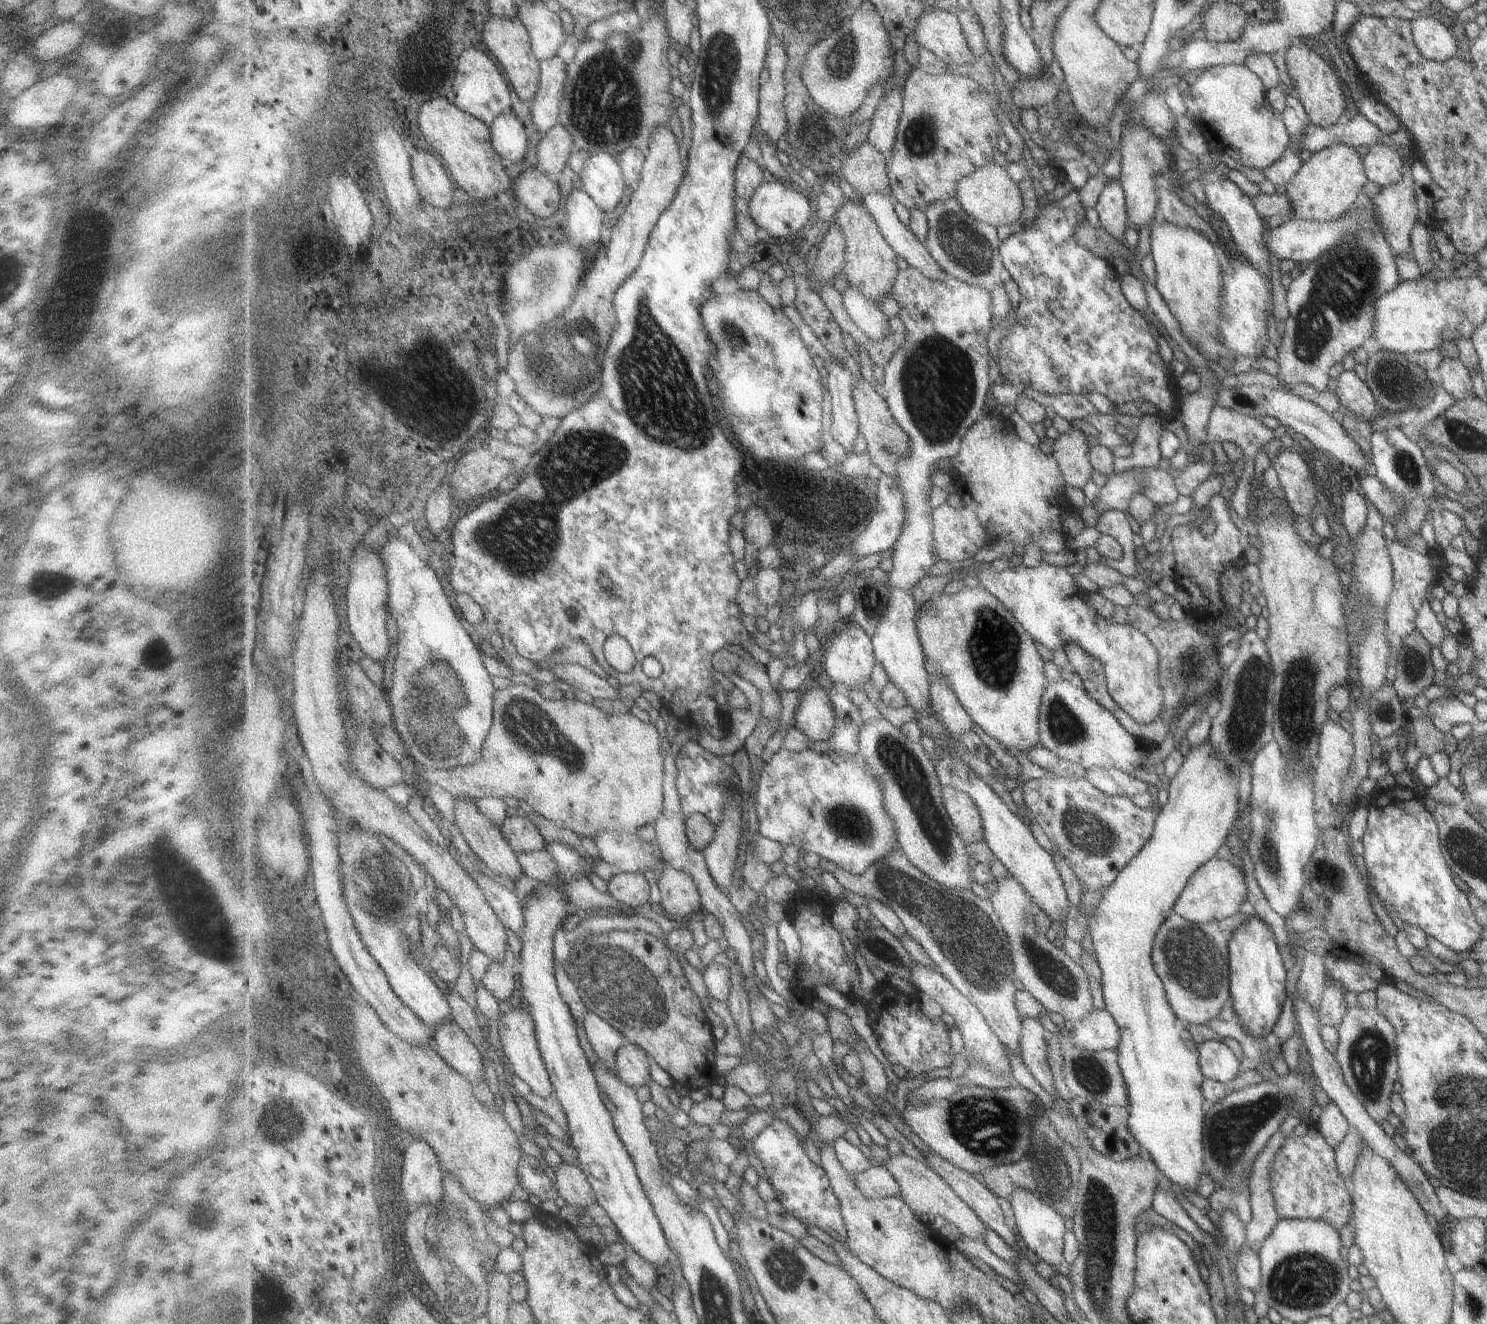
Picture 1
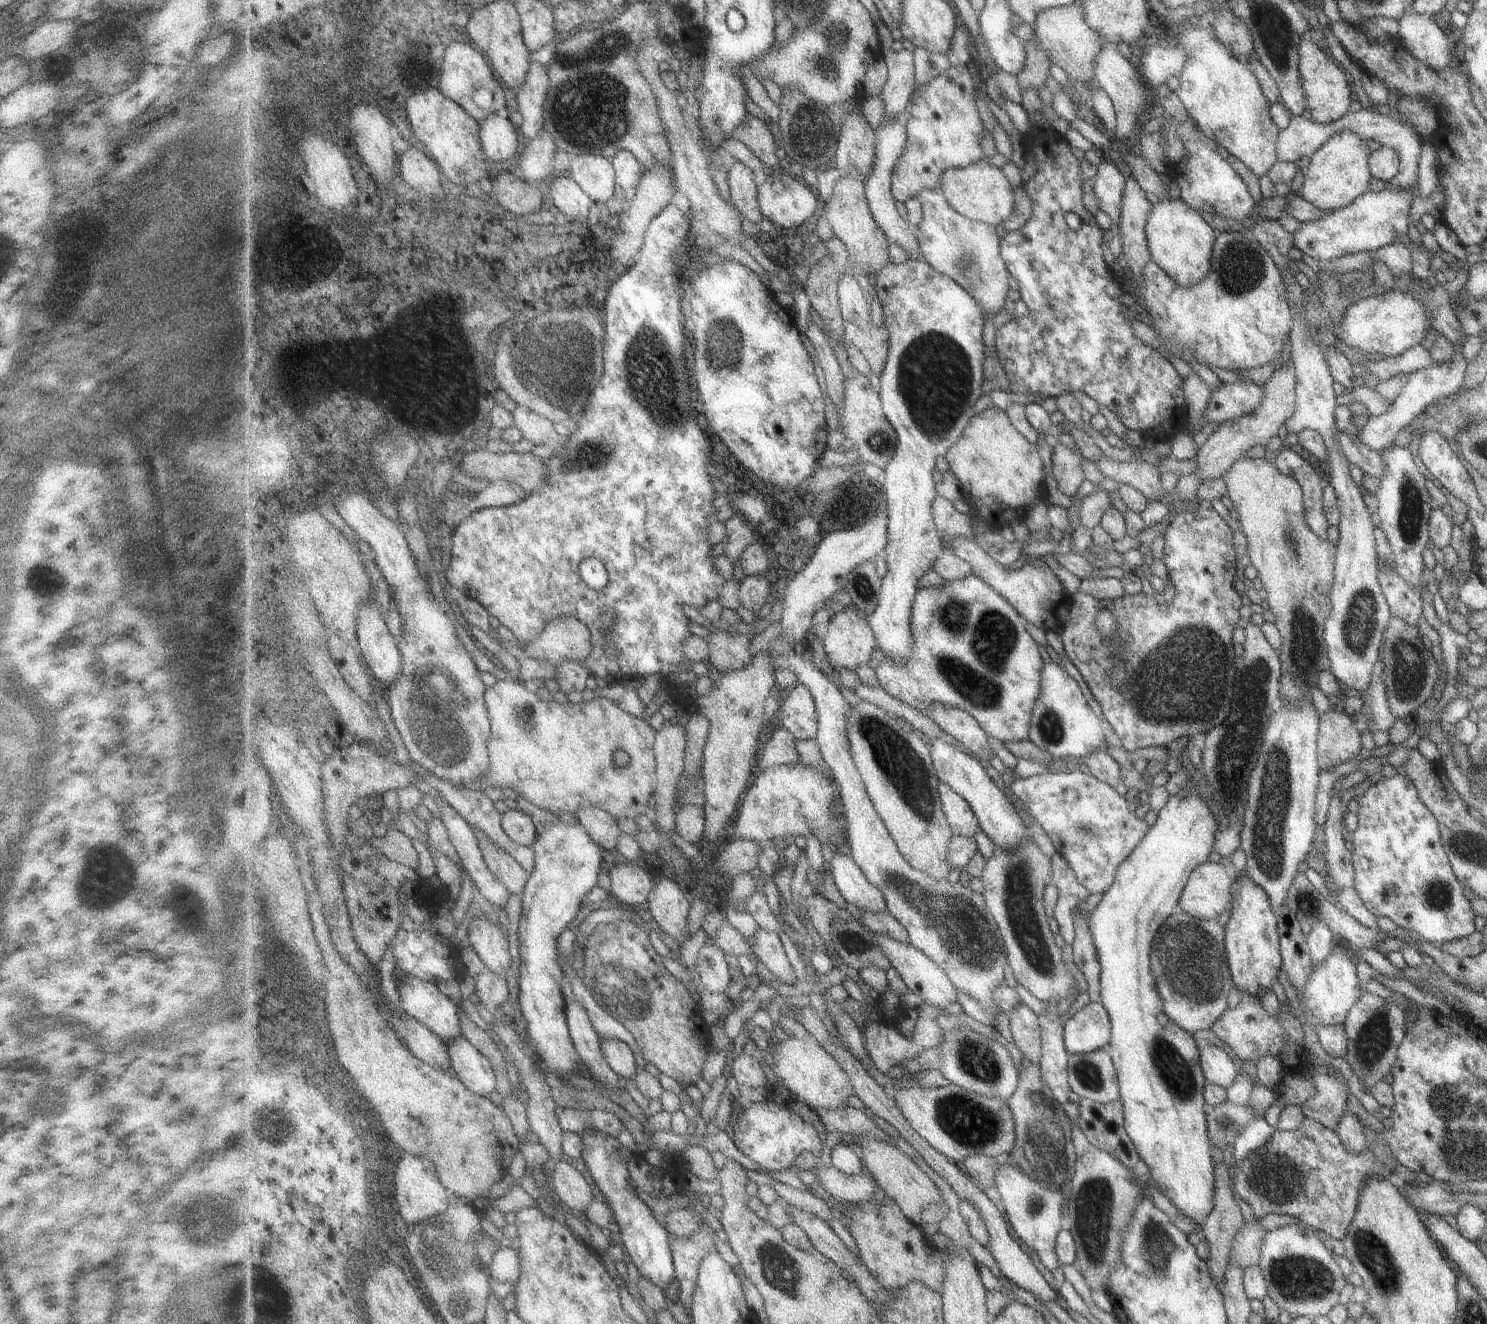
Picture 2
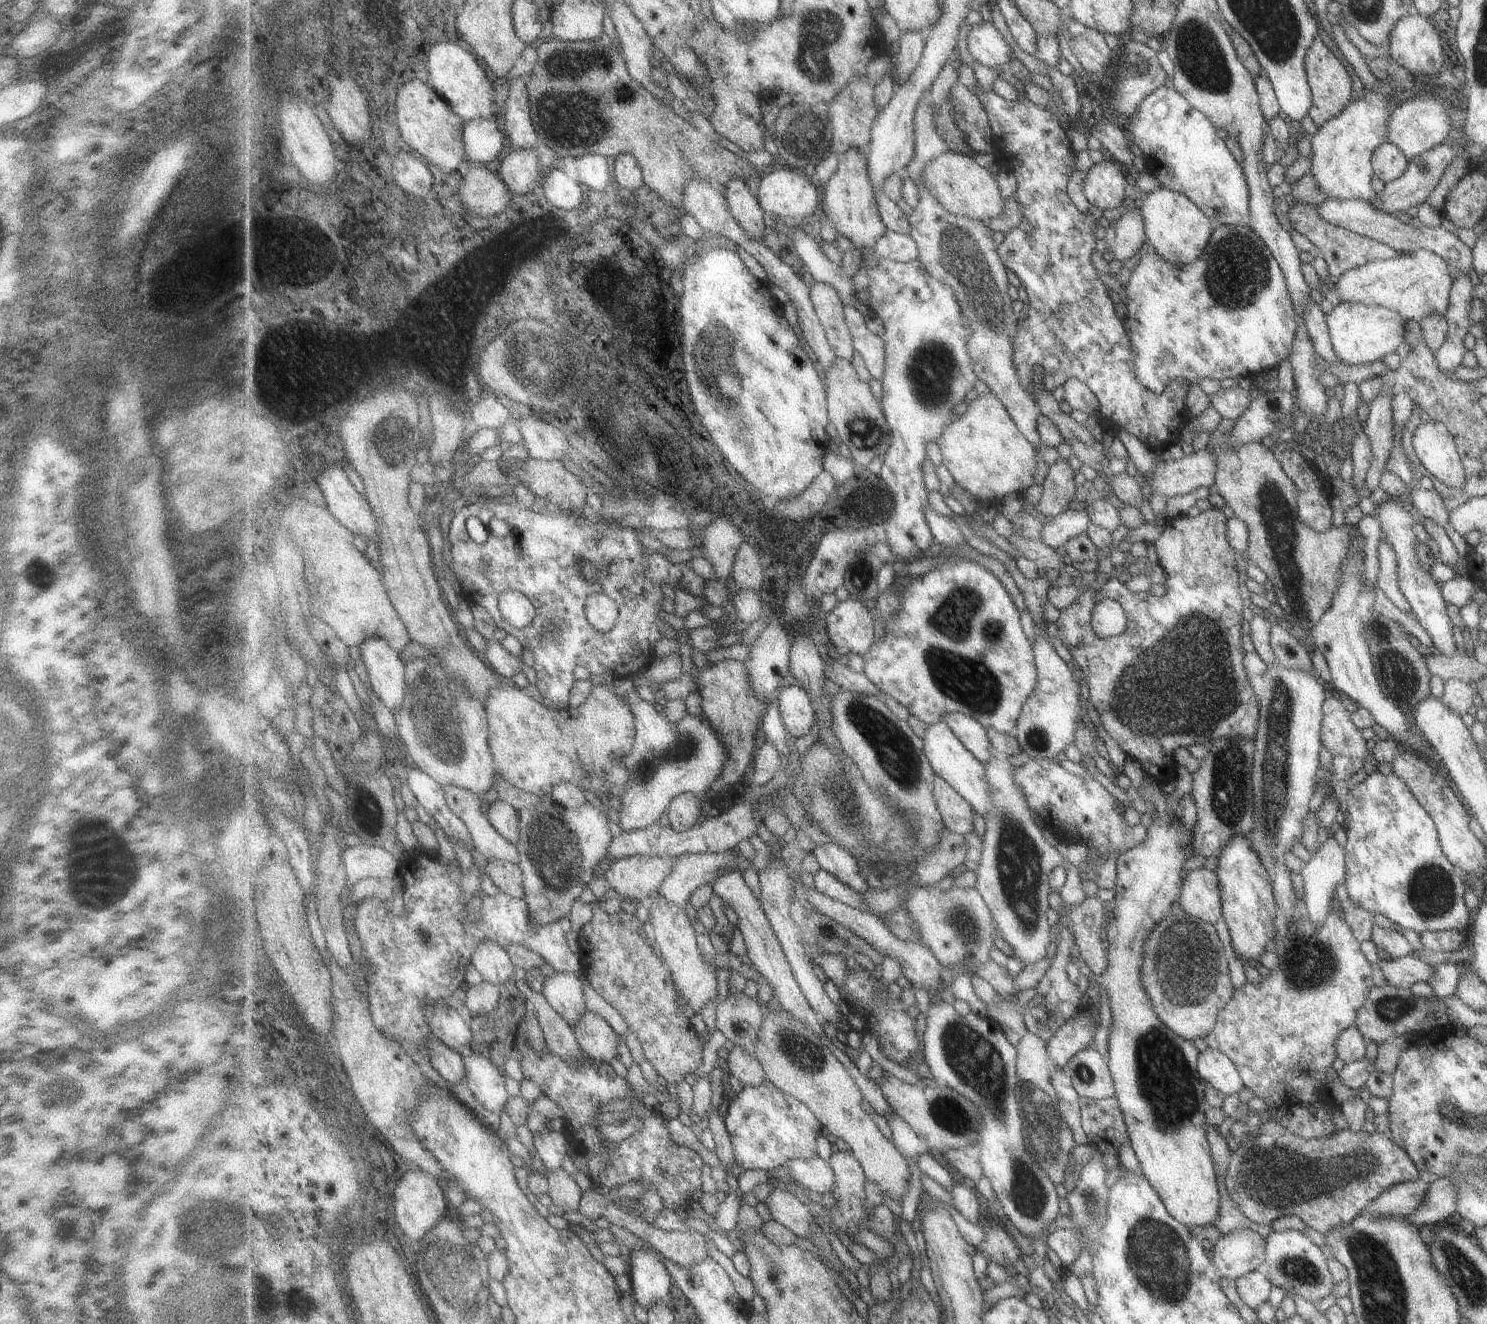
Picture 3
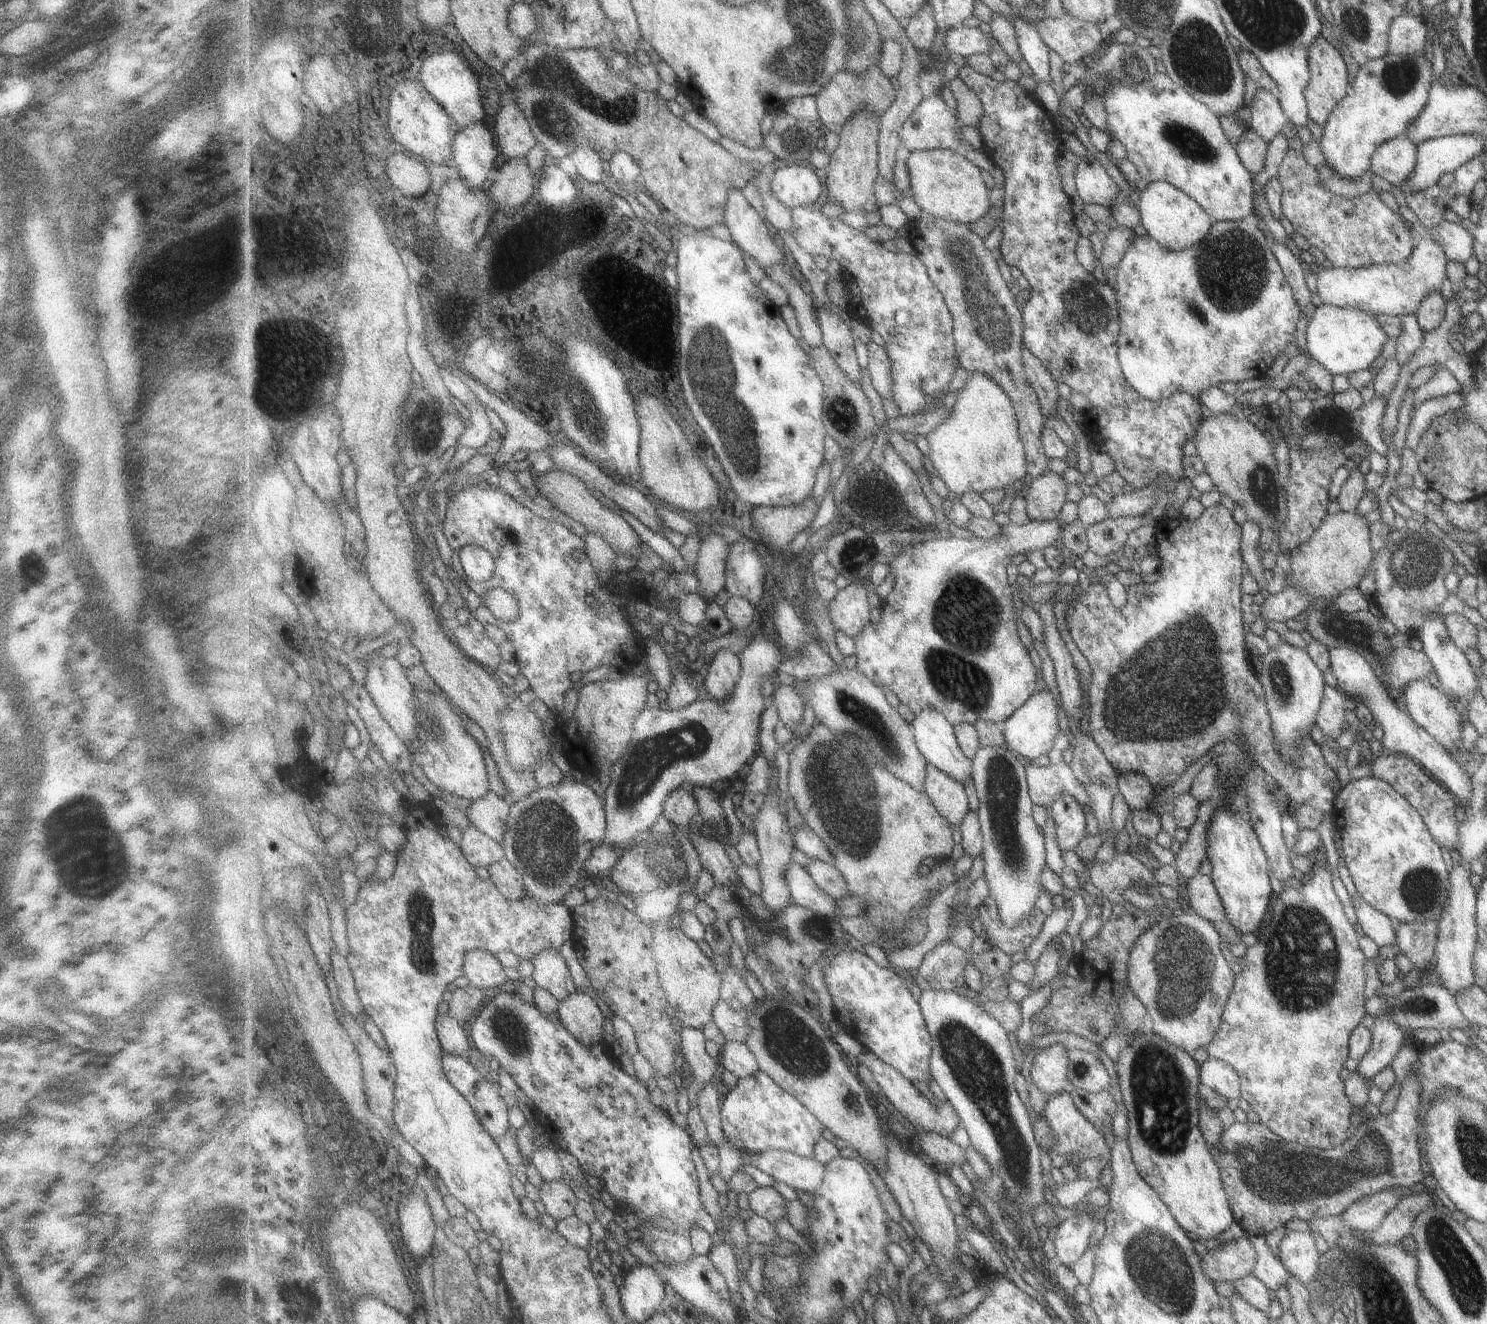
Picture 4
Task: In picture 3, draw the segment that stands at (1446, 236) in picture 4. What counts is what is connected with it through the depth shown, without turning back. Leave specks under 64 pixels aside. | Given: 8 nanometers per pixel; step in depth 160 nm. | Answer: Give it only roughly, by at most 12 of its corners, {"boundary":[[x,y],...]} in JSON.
{"boundary":[[1323,199],[1319,218],[1390,246],[1423,249],[1451,273],[1470,249],[1442,227],[1404,224],[1361,199]]}

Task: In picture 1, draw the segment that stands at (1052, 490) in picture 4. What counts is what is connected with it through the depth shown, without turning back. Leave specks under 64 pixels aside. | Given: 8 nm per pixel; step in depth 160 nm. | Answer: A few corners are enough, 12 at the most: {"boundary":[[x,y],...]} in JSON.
{"boundary":[[1077,428],[1053,442],[1067,484],[1085,488],[1092,440]]}

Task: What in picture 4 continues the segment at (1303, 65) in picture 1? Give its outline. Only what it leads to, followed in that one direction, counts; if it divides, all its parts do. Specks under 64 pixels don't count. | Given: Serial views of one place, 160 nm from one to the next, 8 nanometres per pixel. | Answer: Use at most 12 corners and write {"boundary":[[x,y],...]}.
{"boundary":[[1321,36],[1307,50],[1308,120],[1323,127],[1348,89],[1339,52]]}

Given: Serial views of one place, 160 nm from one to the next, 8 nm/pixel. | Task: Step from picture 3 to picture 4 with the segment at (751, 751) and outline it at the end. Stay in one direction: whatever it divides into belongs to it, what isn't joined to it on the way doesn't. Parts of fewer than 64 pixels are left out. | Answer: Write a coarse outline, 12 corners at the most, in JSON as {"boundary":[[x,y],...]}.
{"boundary":[[719,650],[704,685],[708,698],[729,698],[741,674],[740,656]]}

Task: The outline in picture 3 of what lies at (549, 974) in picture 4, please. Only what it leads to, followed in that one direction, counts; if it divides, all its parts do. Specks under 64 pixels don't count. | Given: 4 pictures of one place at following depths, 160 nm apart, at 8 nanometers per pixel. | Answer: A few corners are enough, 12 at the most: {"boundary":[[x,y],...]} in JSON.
{"boundary":[[575,973],[546,976],[542,993],[573,1029],[588,1012]]}

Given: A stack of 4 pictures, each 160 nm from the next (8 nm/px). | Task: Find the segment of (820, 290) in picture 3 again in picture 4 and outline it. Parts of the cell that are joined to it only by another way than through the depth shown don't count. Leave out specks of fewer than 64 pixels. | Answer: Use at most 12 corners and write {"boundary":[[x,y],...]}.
{"boundary":[[820,308],[824,346],[849,380],[861,384],[853,334],[845,320]]}

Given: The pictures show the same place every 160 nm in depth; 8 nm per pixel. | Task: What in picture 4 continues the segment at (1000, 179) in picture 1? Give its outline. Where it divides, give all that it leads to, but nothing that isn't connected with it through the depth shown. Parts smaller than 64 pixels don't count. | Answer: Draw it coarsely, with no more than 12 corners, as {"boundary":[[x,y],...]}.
{"boundary":[[951,149],[905,155],[907,196],[969,225],[992,210],[983,172]]}

